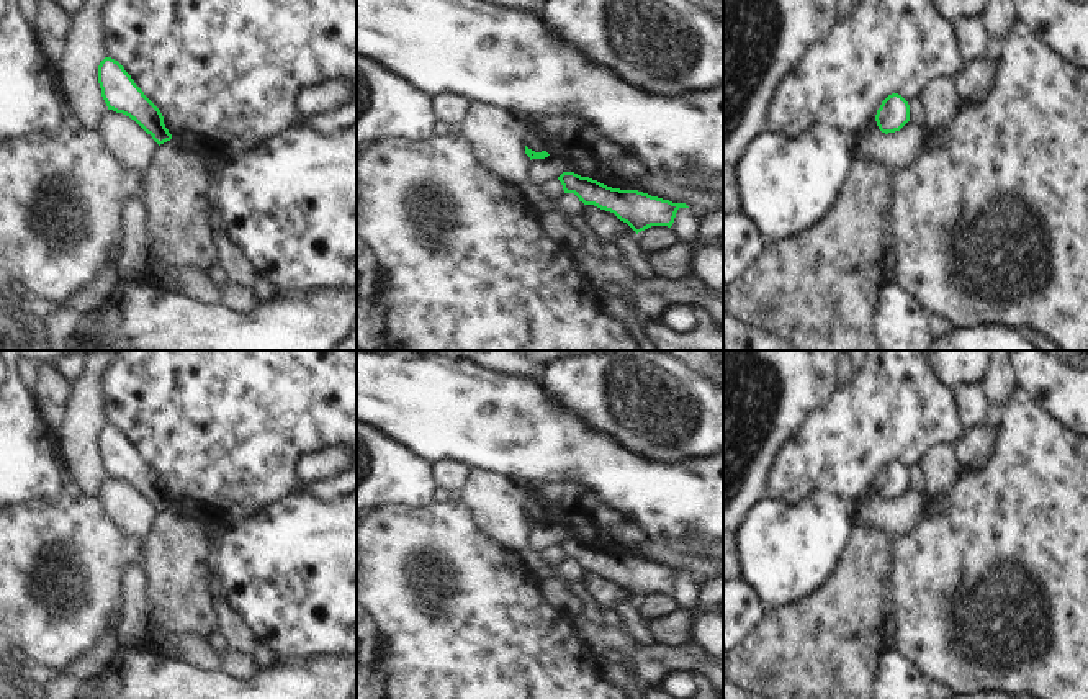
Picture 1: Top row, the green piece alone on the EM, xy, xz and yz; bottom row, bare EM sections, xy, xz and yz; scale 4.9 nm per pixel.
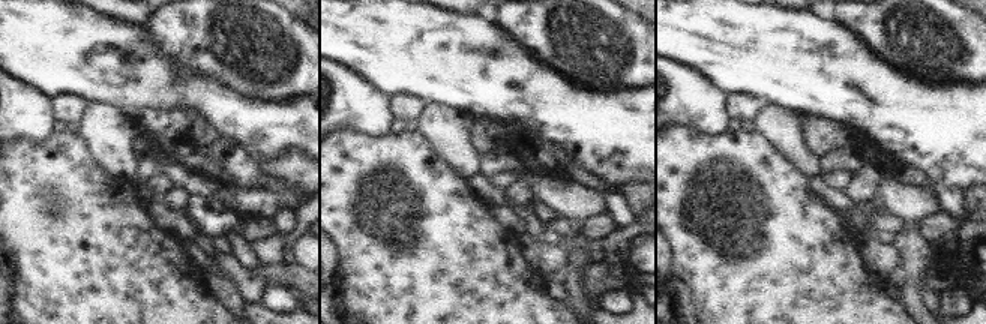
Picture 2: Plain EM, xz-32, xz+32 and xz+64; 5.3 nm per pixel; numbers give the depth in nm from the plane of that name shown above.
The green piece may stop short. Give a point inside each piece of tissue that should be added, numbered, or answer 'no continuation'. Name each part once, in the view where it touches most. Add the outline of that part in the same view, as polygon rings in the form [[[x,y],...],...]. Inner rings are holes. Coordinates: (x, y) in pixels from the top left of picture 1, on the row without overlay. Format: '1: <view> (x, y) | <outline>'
no continuation

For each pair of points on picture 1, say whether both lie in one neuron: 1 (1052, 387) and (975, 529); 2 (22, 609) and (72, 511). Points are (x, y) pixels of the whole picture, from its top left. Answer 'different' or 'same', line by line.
1: different
2: same

